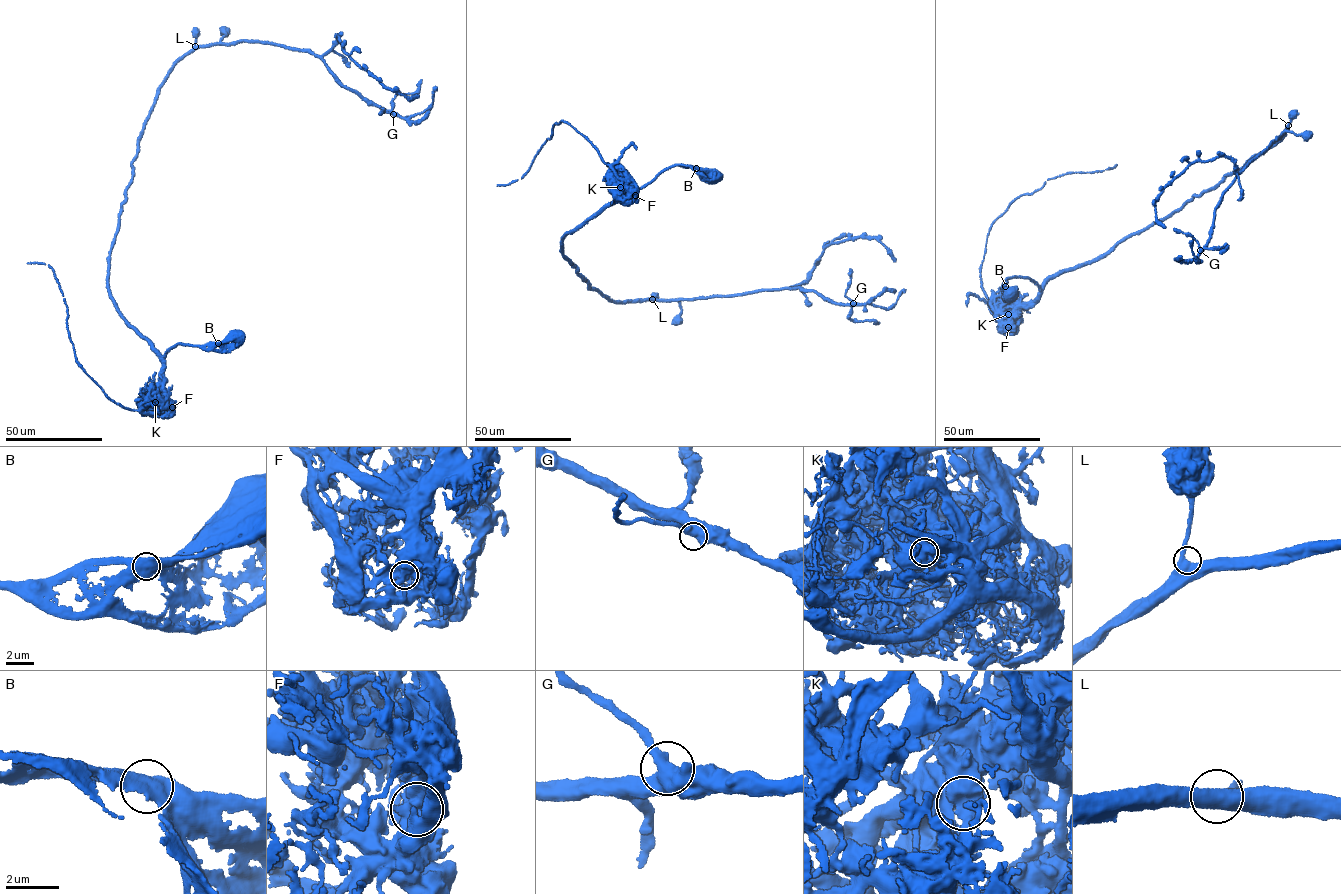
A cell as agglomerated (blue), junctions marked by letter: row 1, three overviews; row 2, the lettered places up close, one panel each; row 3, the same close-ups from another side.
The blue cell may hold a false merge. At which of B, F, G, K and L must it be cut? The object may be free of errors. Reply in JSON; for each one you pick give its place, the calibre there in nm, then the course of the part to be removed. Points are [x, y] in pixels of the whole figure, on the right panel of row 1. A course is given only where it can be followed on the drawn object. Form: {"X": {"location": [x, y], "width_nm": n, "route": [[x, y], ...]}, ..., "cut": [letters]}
{"F": {"location": [1008, 327], "width_nm": 800, "route": [[1008, 327], [1002, 330], [982, 286], [980, 270], [992, 224], [1015, 199], [1032, 194], [1048, 179], [1116, 165]]}, "cut": ["F"]}

